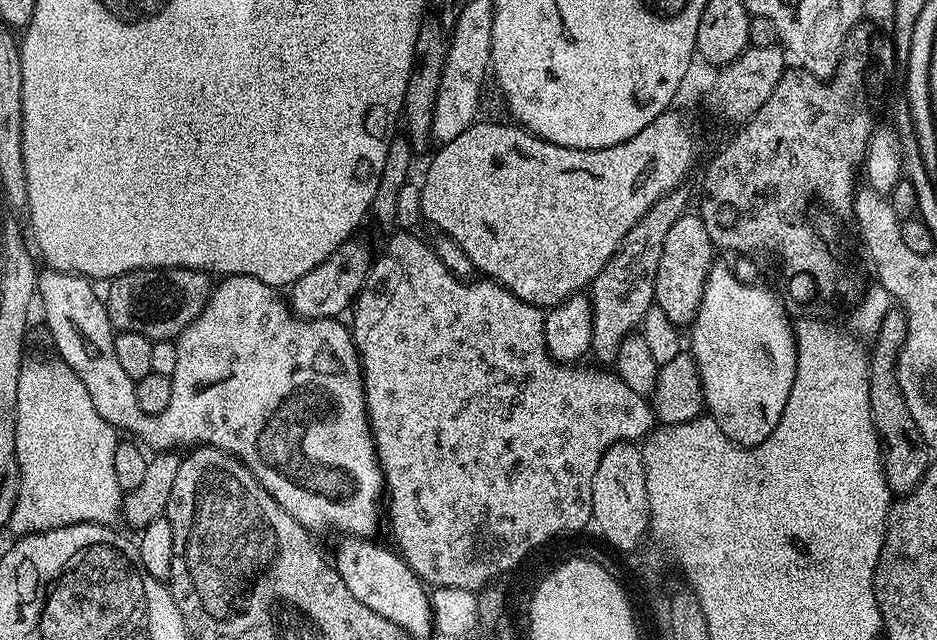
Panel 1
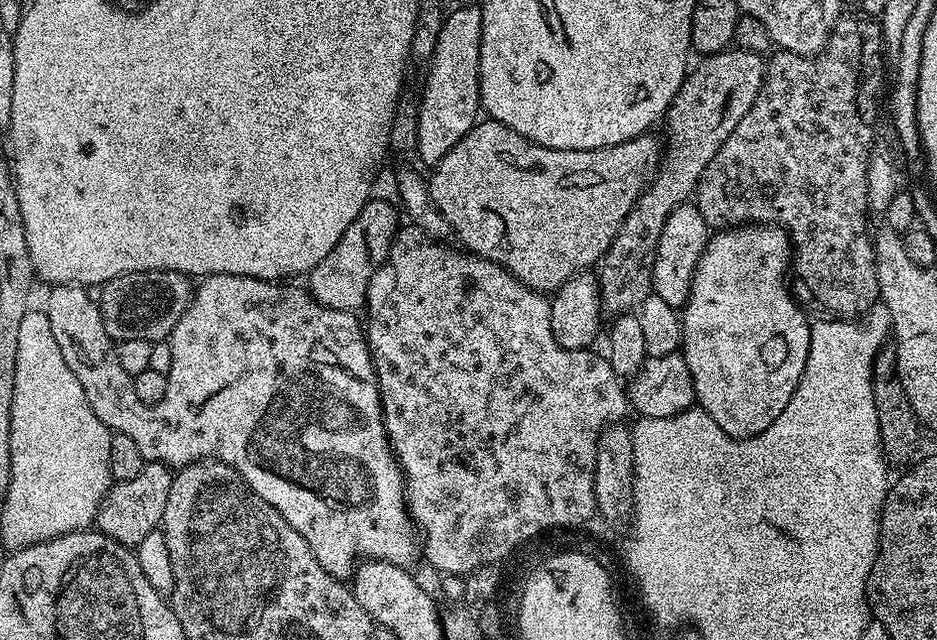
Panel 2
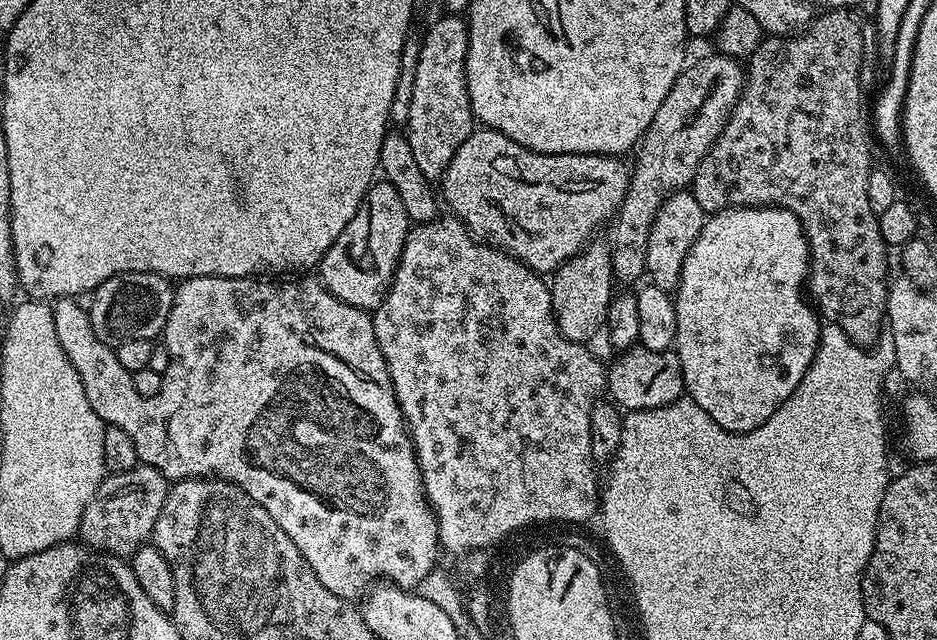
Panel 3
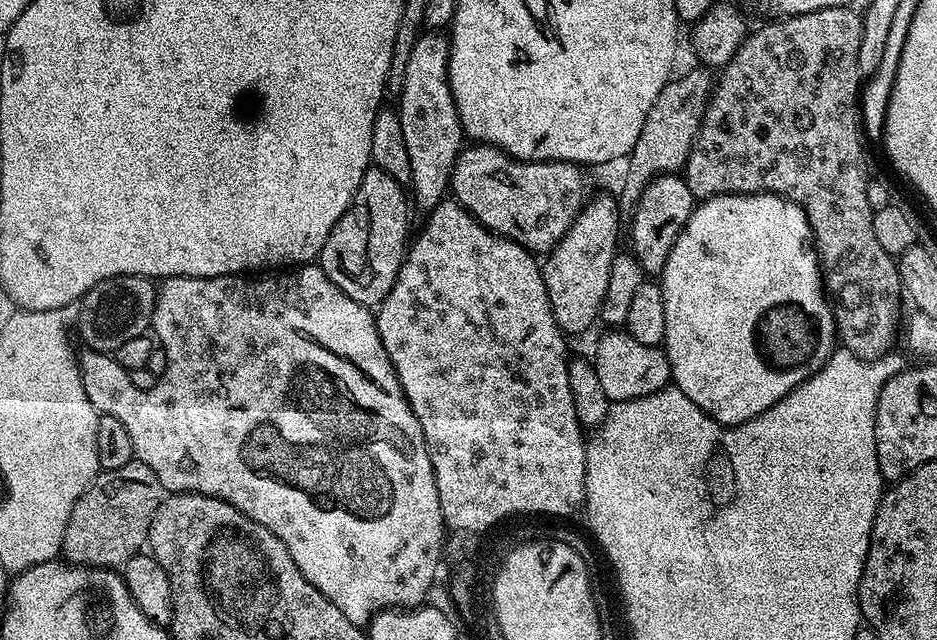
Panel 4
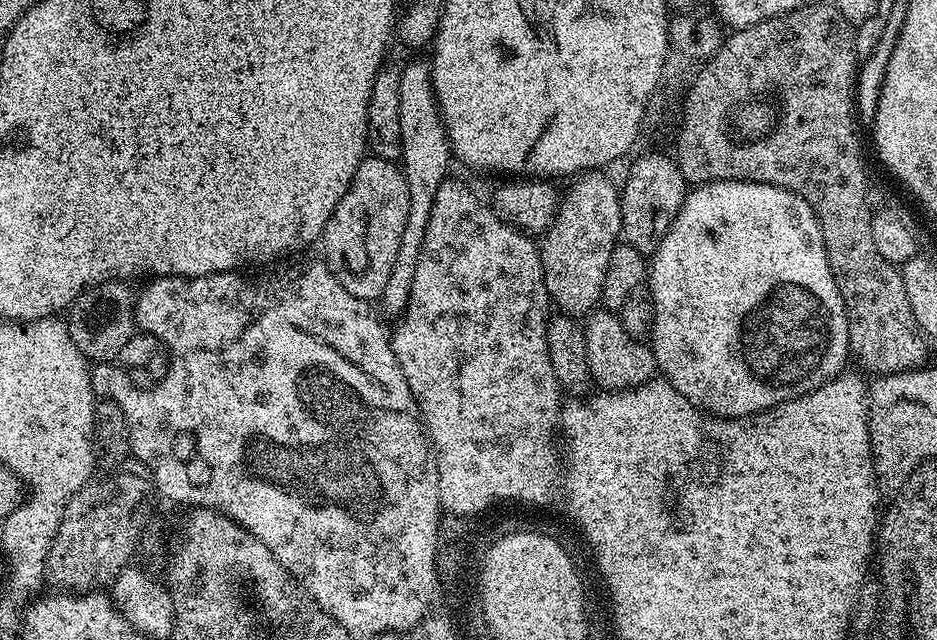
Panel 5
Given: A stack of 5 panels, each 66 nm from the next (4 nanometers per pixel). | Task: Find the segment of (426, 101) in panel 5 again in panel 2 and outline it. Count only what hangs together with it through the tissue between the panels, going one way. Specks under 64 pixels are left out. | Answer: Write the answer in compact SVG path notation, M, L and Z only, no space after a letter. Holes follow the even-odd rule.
M479 7L456 8L444 17L434 52L426 61L428 73L424 89L418 92L416 126L418 130L415 155L427 166L435 166L450 154L453 146L478 122L480 107L480 39L482 14Z

